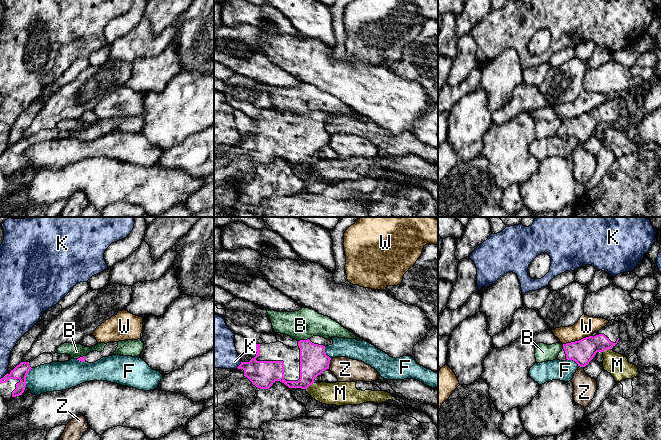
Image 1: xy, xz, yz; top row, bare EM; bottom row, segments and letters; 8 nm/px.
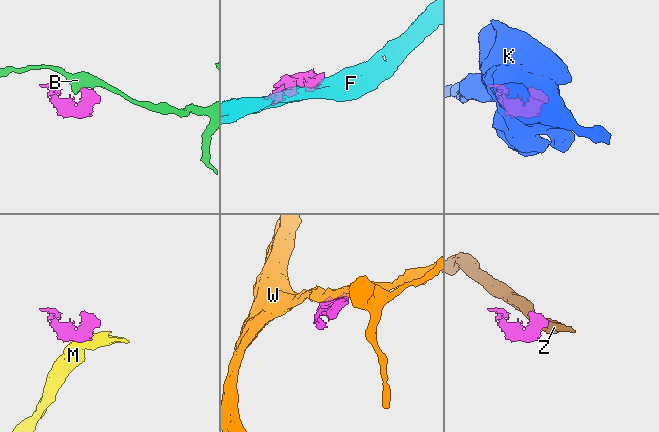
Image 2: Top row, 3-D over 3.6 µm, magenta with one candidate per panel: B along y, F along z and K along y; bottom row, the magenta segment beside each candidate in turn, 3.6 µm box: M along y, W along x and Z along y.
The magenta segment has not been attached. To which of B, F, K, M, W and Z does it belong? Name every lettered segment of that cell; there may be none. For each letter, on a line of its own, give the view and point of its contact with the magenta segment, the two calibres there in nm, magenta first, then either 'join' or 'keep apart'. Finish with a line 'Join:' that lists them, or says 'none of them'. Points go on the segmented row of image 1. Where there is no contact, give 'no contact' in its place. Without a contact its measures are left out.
B: xz (303, 340) | 220/240 nm | keep apart
F: xy (25, 378) | 120/240 nm | keep apart
K: xz (240, 364) | 220/320 nm | keep apart
M: yz (606, 349) | 190/180 nm | keep apart
W: yz (576, 341) | 190/160 nm | keep apart
Z: xz (329, 363) | 220/190 nm | keep apart
Join: none of them

